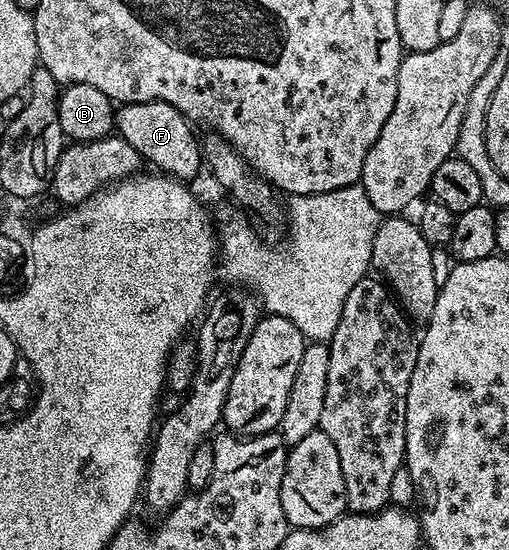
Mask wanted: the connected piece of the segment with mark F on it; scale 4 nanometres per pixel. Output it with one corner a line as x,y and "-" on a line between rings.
142,101
141,103
122,103
114,111
114,127
118,134
126,140
133,149
138,149
141,160
145,164
153,163
155,170
161,175
167,175
181,181
192,181
192,178
202,171
202,143
194,132
193,124
174,105
166,105
166,101

